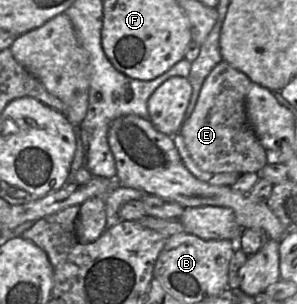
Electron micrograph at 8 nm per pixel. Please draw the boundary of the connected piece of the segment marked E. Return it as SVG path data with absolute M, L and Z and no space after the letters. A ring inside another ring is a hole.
M223 60L206 77L192 114L179 130L191 158L200 170L212 174L259 174L267 164L266 150L246 115L245 100L250 86L251 81L244 73Z

